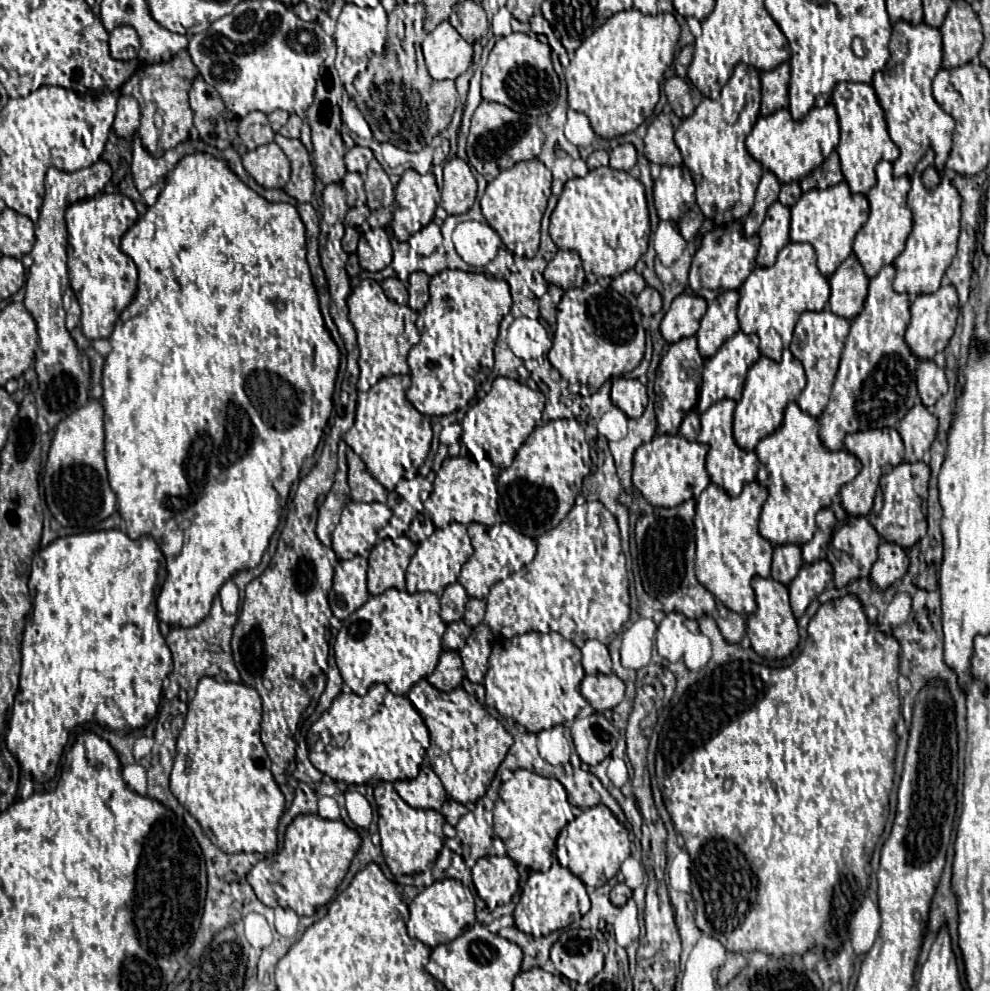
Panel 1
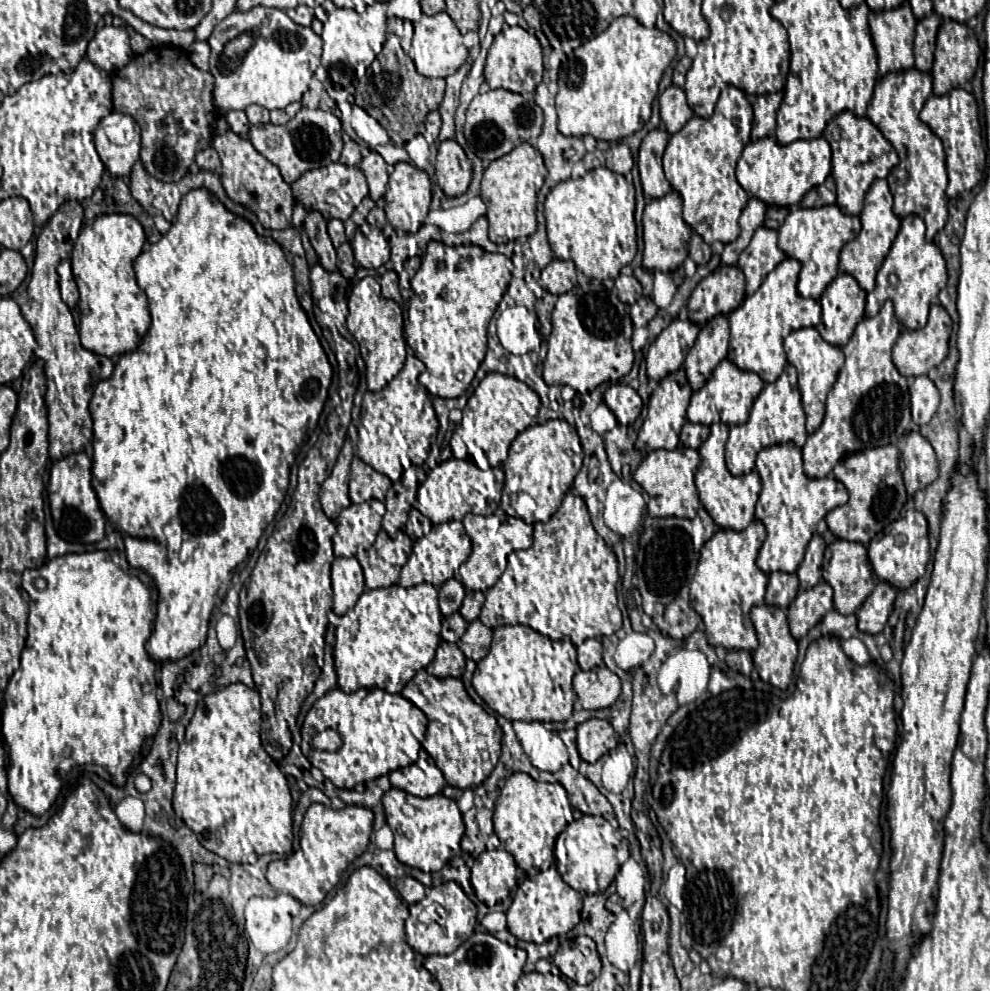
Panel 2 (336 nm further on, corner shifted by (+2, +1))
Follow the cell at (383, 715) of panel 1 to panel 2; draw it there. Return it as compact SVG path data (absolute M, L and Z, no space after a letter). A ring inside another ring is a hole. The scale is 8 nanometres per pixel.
M333 689L325 693L319 701L315 701L309 709L301 727L301 751L313 763L313 767L321 769L325 779L329 779L339 789L353 789L355 785L367 784L367 781L389 775L391 771L403 769L411 765L411 761L415 761L421 749L419 741L425 739L427 717L421 709L413 707L415 705L411 705L401 695L391 695L383 689L359 689L355 693L343 693L341 689ZM323 729L335 729L343 737L343 747L339 751L317 751L311 745L313 735Z

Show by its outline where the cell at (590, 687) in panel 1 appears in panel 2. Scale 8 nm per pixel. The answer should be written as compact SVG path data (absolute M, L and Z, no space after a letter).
M607 667L597 669L599 679L591 683L585 671L577 671L573 677L573 689L579 697L583 709L603 709L611 707L621 695L621 679Z

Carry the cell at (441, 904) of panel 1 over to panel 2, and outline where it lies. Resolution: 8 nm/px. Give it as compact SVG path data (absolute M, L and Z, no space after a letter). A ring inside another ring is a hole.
M449 881L449 883L443 883L439 887L431 887L427 889L427 897L415 905L409 907L409 919L405 921L405 933L407 933L407 943L413 951L421 953L423 957L427 955L447 955L447 953L453 953L461 943L465 943L471 935L473 935L473 929L475 929L475 923L477 923L477 907L471 903L471 899L463 893L463 889L455 883L455 881ZM429 903L441 903L445 909L447 909L447 921L445 921L445 927L439 927L439 925L423 925L417 921L417 915L421 913L421 909Z

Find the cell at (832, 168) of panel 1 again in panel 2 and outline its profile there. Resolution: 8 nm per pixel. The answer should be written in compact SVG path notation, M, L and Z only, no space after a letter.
M829 175L827 181L815 189L811 189L805 199L801 201L803 209L817 209L817 207L825 207L825 205L835 205L835 181Z

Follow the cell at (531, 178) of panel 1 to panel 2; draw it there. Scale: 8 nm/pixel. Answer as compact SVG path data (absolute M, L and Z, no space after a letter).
M521 143L511 153L495 159L483 171L481 179L481 197L487 205L487 221L489 221L489 239L497 245L515 241L519 237L529 237L537 229L535 205L537 191L541 189L547 177L547 169L543 165L543 157L529 143Z

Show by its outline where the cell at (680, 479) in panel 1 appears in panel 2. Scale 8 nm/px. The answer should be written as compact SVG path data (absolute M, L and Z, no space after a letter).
M679 445L673 451L667 449L657 449L651 451L639 469L633 473L633 479L649 493L649 515L651 517L695 517L697 509L701 507L697 487L695 487L695 471L699 467L699 453L695 449L687 449Z

